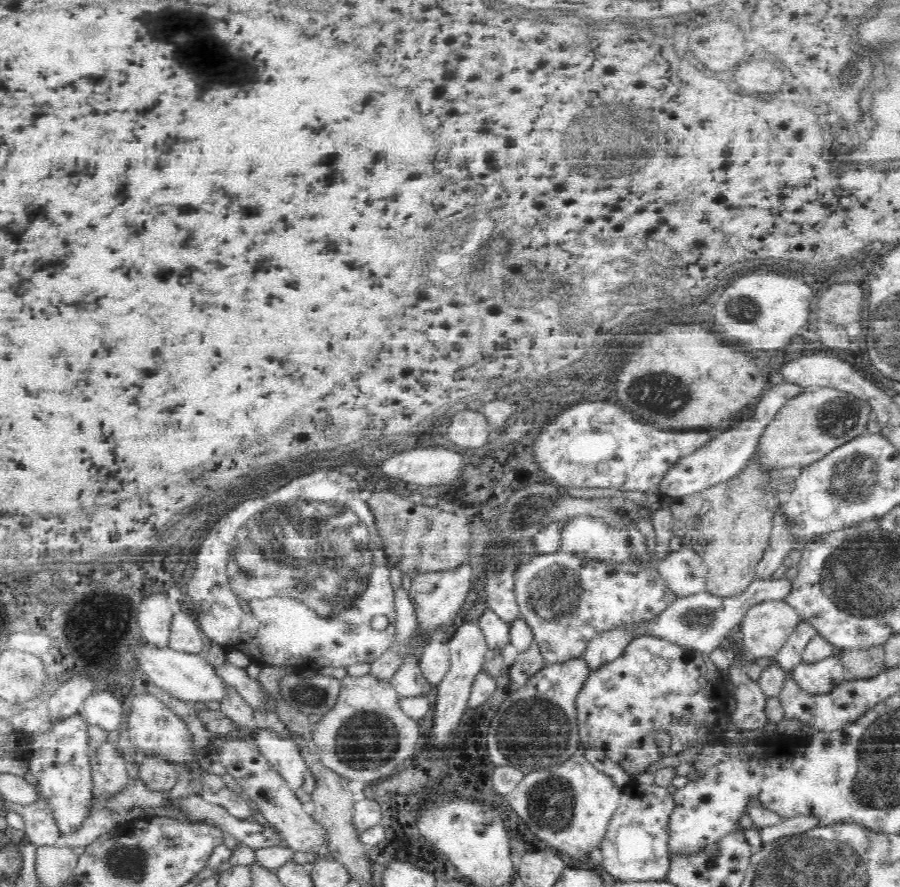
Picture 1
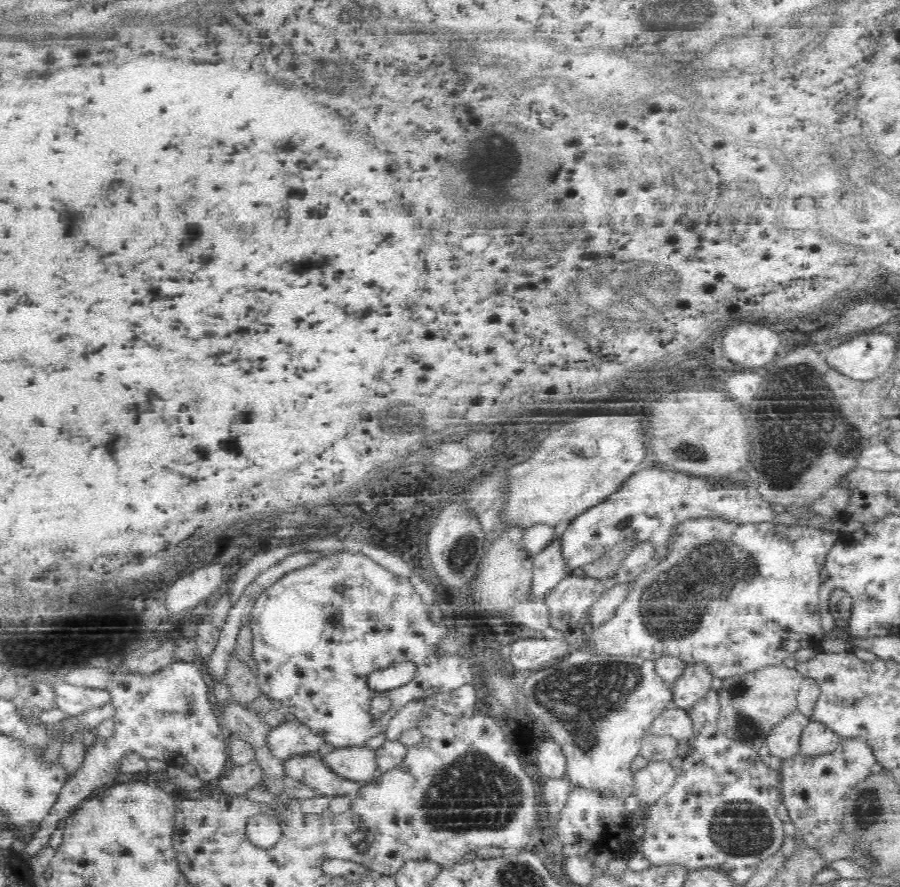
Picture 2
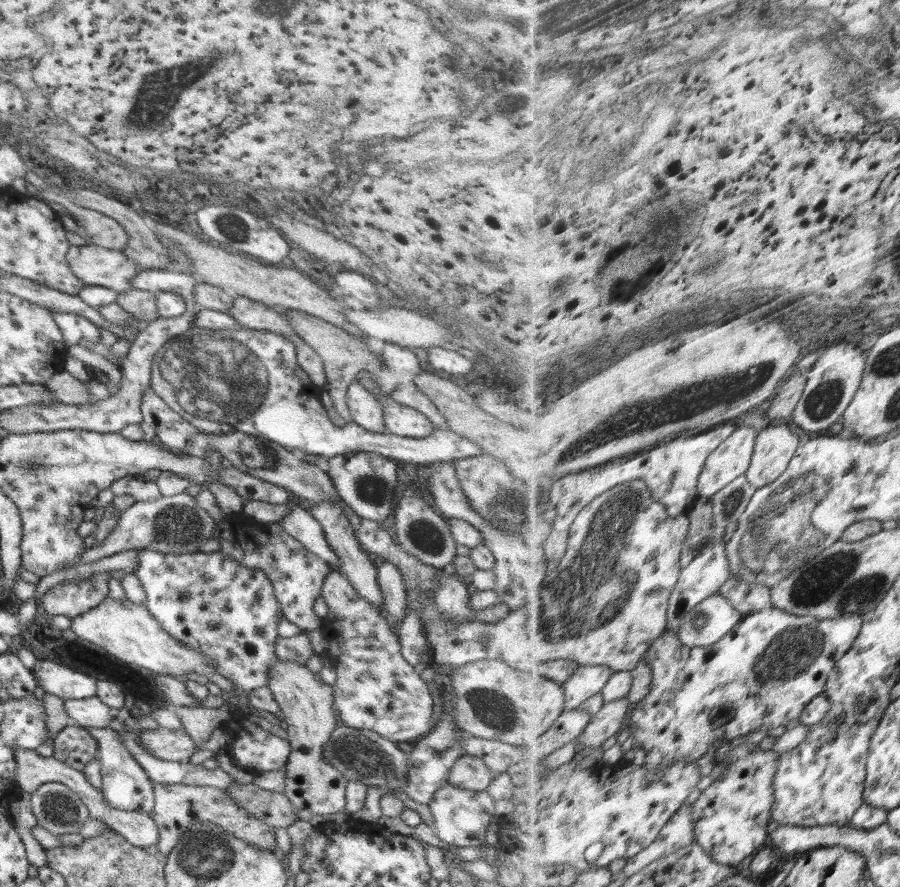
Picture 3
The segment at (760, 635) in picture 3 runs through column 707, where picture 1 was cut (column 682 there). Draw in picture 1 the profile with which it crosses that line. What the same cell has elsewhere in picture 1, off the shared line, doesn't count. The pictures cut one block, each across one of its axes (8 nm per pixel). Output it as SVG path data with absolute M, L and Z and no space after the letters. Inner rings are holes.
M638 638L636 642L630 642L628 650L618 658L602 665L599 669L593 670L588 676L586 682L583 684L581 691L576 697L575 704L578 714L578 737L581 747L590 747L597 749L598 752L602 752L602 755L608 756L610 762L614 766L618 766L620 770L624 770L626 776L630 776L632 781L636 780L638 776L650 772L650 768L654 764L660 764L664 758L674 758L674 756L680 756L682 752L694 748L702 740L700 734L714 734L716 728L723 728L723 722L731 711L731 698L730 692L727 688L726 681L724 681L720 670L716 668L716 665L712 663L709 657L709 653L698 652L692 647L683 647L678 644L666 642L661 638Z

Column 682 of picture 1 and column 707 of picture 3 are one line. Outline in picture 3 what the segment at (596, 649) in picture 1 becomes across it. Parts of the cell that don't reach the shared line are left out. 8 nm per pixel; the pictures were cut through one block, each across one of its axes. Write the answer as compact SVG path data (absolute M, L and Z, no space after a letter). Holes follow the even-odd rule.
M720 593L699 604L678 628L677 637L691 647L720 642L744 618L729 598Z

